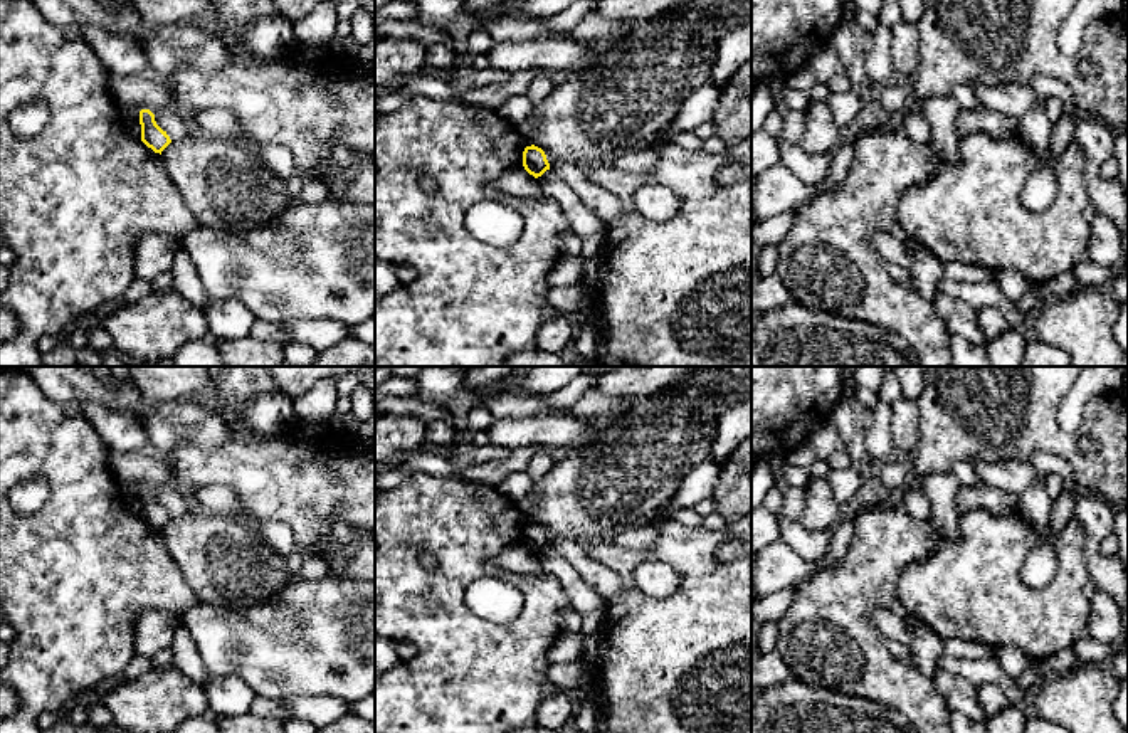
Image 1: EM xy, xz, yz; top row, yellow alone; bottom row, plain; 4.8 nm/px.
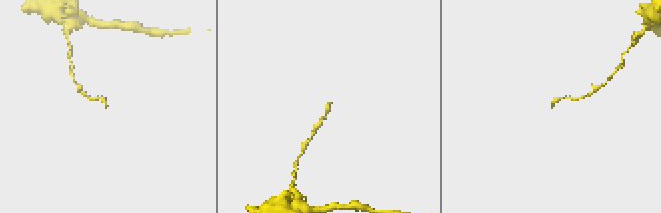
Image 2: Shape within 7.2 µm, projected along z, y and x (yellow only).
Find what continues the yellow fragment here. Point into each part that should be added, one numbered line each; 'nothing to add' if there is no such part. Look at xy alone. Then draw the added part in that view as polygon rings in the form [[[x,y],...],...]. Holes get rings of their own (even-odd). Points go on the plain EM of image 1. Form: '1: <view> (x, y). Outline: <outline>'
nothing to add

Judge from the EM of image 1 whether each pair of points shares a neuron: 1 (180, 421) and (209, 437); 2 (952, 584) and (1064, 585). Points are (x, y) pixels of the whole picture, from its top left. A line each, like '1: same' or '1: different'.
1: same
2: same

